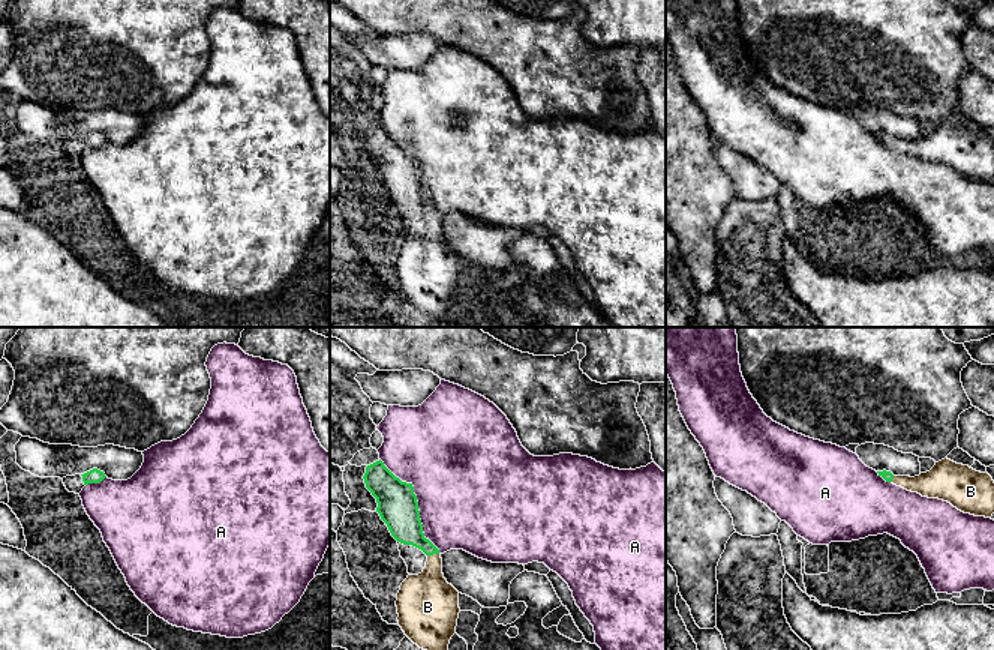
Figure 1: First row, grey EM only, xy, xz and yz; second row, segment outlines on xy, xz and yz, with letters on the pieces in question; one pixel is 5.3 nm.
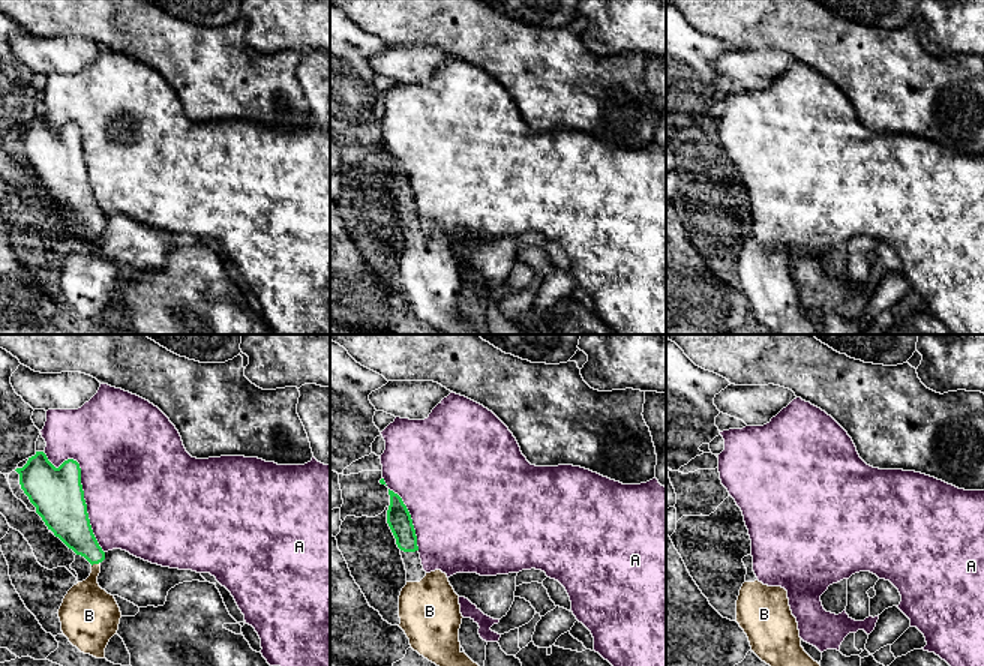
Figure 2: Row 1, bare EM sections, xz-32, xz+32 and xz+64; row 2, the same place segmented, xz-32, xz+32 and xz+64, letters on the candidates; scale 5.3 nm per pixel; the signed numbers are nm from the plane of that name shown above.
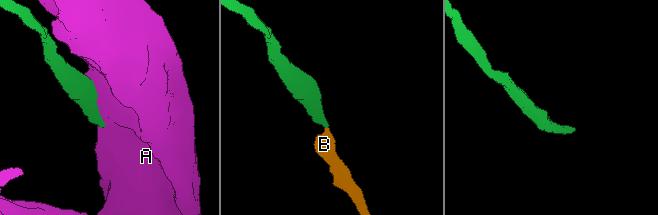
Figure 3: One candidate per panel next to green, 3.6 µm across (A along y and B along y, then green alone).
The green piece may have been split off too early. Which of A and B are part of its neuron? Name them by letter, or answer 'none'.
B

